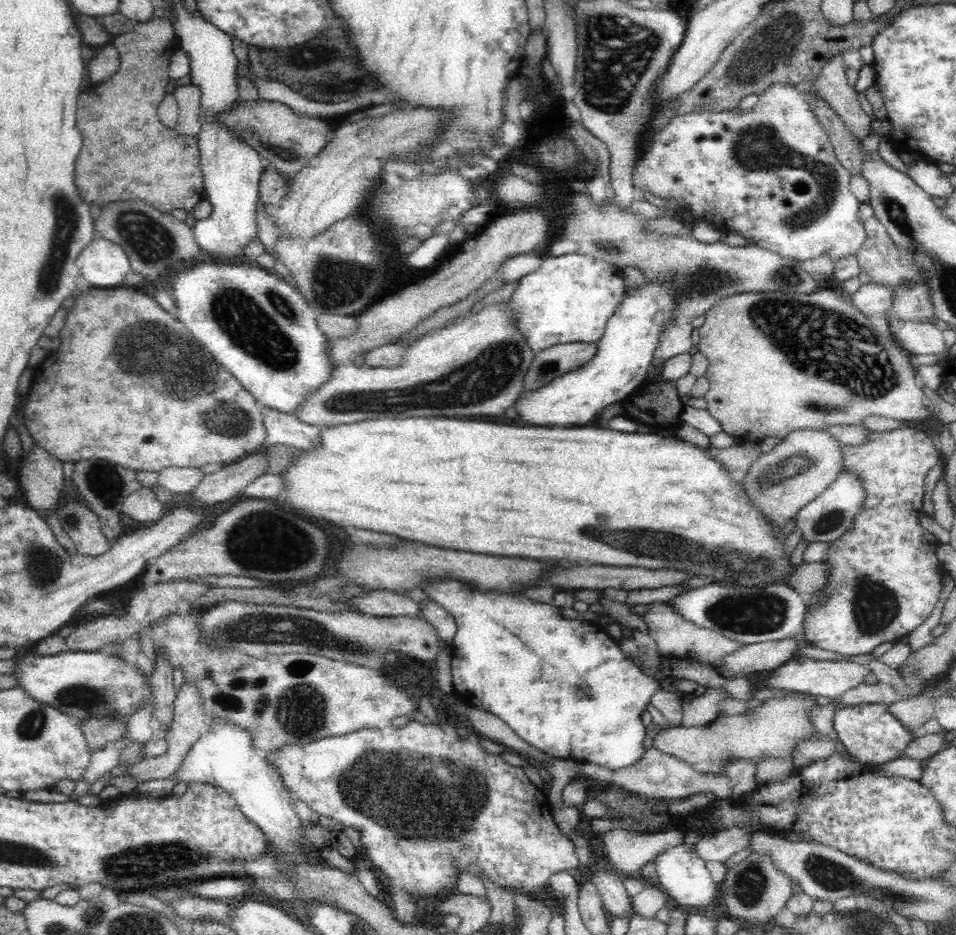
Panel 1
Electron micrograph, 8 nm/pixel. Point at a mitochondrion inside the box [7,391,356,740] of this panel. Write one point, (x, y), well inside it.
(304, 552)

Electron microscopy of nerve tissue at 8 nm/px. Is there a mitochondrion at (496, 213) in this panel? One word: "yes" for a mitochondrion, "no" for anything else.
no

